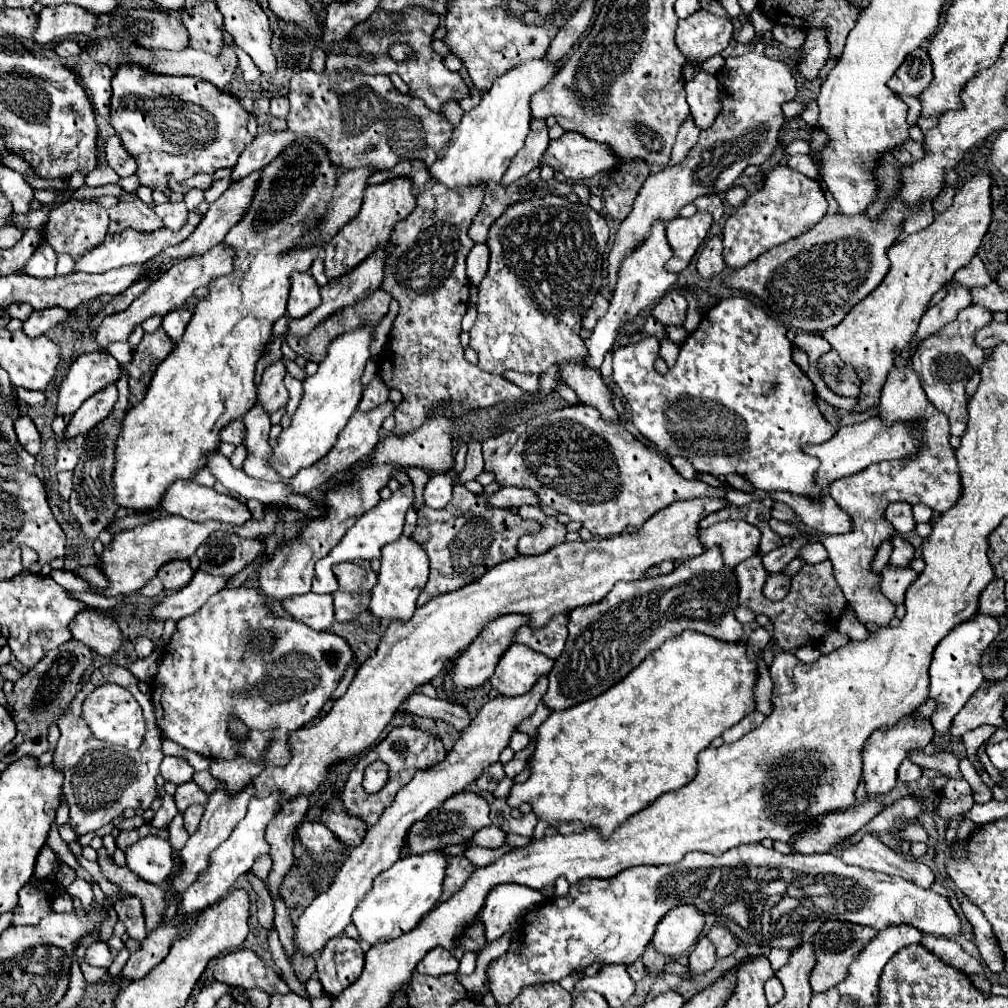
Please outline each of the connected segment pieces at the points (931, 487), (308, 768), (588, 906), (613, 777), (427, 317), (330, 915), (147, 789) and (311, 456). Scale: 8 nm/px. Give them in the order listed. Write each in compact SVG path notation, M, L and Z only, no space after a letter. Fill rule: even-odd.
M894 367L888 373L888 381L880 397L878 417L886 425L904 421L906 425L918 427L920 423L920 431L922 431L920 447L912 455L912 459L876 463L854 475L836 479L830 485L828 491L832 499L852 517L852 531L844 535L822 535L822 545L826 547L828 557L834 565L834 577L848 605L856 611L856 617L860 619L860 623L888 625L890 619L894 617L894 605L876 587L880 583L880 575L870 571L870 563L880 543L892 533L892 525L884 517L884 511L892 501L910 501L912 505L914 503L928 505L940 515L958 501L960 475L954 459L954 449L948 443L948 437L950 437L948 419L942 411L938 411L932 403L928 403L928 397L920 385L920 379L912 369Z
M708 497L676 501L656 511L656 515L652 515L636 533L562 543L542 555L518 555L492 567L476 583L470 583L470 587L438 595L424 607L418 607L408 623L398 623L398 631L392 631L390 647L380 647L374 657L362 663L346 695L332 703L326 717L288 735L292 753L288 765L266 767L254 779L256 795L268 797L272 791L282 791L280 803L298 795L312 795L324 783L334 763L358 757L366 747L372 747L382 729L390 723L402 699L418 685L438 677L446 663L450 663L450 659L462 651L494 617L520 613L530 619L528 625L542 627L556 613L598 603L610 593L614 583L636 581L644 577L646 569L666 559L688 561L698 557L700 549L704 549L698 541L698 523L726 505L726 499Z
M750 843L750 845L740 845L732 851L726 851L720 857L712 857L696 851L696 853L688 853L676 865L632 867L616 875L616 879L608 879L608 883L600 883L600 879L584 879L584 883L576 883L576 887L570 887L570 893L566 897L548 899L542 907L538 907L536 911L530 911L524 917L522 947L514 953L504 953L496 961L492 961L488 971L492 995L496 997L498 1005L510 1005L524 987L540 981L558 981L570 975L574 969L588 967L594 961L632 965L636 959L640 959L646 945L652 941L654 929L660 923L660 919L674 905L680 905L680 903L698 905L700 911L708 915L714 913L720 925L728 927L742 943L764 947L764 949L784 947L792 951L802 941L810 941L818 931L818 925L824 925L826 921L830 921L830 915L840 921L868 925L880 931L892 925L912 925L924 935L936 935L936 937L948 937L948 939L958 937L962 933L962 921L952 909L952 905L948 903L948 899L930 889L916 887L914 883L908 883L900 877L888 877L884 873L874 873L874 871L846 865L834 853L782 855L776 849L766 849L760 843Z
M684 631L680 637L666 641L656 653L648 655L648 659L644 659L644 663L640 663L640 667L636 667L636 671L632 671L626 679L622 679L620 683L616 683L616 687L610 687L608 691L604 691L604 695L596 697L596 699L588 699L588 703L578 703L574 707L568 707L564 711L552 711L550 717L540 725L538 729L538 743L536 743L536 751L532 755L532 759L528 761L528 769L530 769L530 777L526 783L522 785L514 785L510 791L510 797L506 799L506 803L512 809L518 809L522 803L530 803L532 813L548 823L550 827L560 827L564 823L572 823L572 821L580 821L584 827L590 829L598 829L600 835L604 839L608 839L608 835L612 835L612 831L624 823L630 815L638 813L640 809L644 809L648 803L652 803L660 793L668 793L674 789L684 787L694 775L696 775L696 765L698 765L698 753L706 747L710 747L710 743L720 737L726 729L730 729L734 723L738 723L746 713L750 713L754 709L754 699L752 699L752 687L756 683L756 665L746 657L746 643L724 643L712 637L706 637L702 633L696 631Z
M430 183L426 189L418 193L414 211L394 227L394 233L390 237L390 243L394 247L390 249L390 255L386 261L382 289L388 291L394 299L398 299L400 311L394 319L384 353L378 357L378 365L380 365L380 379L390 389L396 387L402 391L402 401L394 411L394 419L396 419L394 433L408 433L420 427L420 423L424 423L424 419L428 417L428 413L438 401L450 399L452 409L456 413L468 413L476 407L486 409L498 403L522 403L532 397L516 383L500 375L496 377L492 373L486 373L478 365L472 365L470 361L466 361L464 349L460 347L460 339L458 339L462 331L460 321L468 305L468 289L470 289L470 279L466 275L466 257L474 247L474 241L468 237L468 229L476 213L480 211L486 189L488 189L488 183L478 183L476 187L464 187L458 191L456 189L448 191L448 187L444 187L442 183Z
M544 677L544 679L540 679L540 683L536 683L536 687L532 687L532 691L528 691L528 695L520 695L520 697L514 697L514 699L508 699L504 695L494 697L492 701L488 701L478 711L478 715L472 719L470 727L460 735L460 739L456 741L452 751L448 751L442 761L434 763L426 771L416 771L412 781L396 793L396 799L384 811L384 815L378 819L378 823L368 827L366 837L362 839L362 843L350 851L346 863L336 873L336 879L330 885L330 889L320 893L308 905L308 909L300 915L300 919L296 923L296 933L294 933L294 939L292 939L294 949L298 953L302 953L302 955L318 953L332 937L344 933L344 929L352 923L354 909L358 907L358 903L372 889L374 877L378 877L384 869L392 867L400 859L400 839L404 839L408 827L416 821L424 819L432 809L442 807L442 803L448 797L452 797L454 793L464 791L492 763L498 761L500 753L508 747L510 737L516 731L516 727L524 719L528 719L534 713L536 705L542 701L544 693L546 693L546 687L548 687L548 679Z
M108 663L100 669L96 669L88 683L78 691L74 701L62 711L62 715L54 721L60 729L60 739L54 751L54 769L64 775L62 793L70 805L70 825L78 835L86 835L90 831L98 831L106 823L114 821L118 815L122 815L126 809L148 809L152 801L156 799L156 775L160 773L160 763L164 759L160 749L160 729L154 719L154 707L148 695L140 693L136 677L122 665ZM106 683L116 683L124 689L128 689L134 699L140 703L146 719L146 735L142 741L142 747L130 751L124 747L114 747L110 743L98 741L88 727L84 725L80 717L80 707L86 695Z
M366 321L360 327L332 339L326 349L326 357L318 363L318 371L302 381L304 393L300 405L292 417L290 427L280 433L278 445L272 449L272 467L282 475L282 479L290 479L296 475L296 471L310 467L334 447L338 433L344 429L352 411L356 411L362 397L364 387L360 379L368 359L372 357L370 343L374 339L376 327L378 325Z

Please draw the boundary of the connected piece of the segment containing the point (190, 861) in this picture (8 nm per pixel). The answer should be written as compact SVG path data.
M248 785L248 789L244 789L244 791L240 791L240 795L228 795L224 789L216 789L216 791L210 795L210 801L208 801L208 805L206 805L206 811L204 811L204 817L202 817L202 821L200 821L198 831L196 831L194 835L190 835L186 847L180 851L180 869L168 879L168 885L170 885L168 889L170 889L170 893L182 897L184 891L186 891L194 881L198 881L198 877L200 877L200 875L208 869L208 865L210 865L210 855L212 855L212 851L214 851L220 843L224 843L224 839L228 839L228 835L232 833L232 829L236 827L236 823L244 817L244 811L246 811L252 795L254 795L252 785Z

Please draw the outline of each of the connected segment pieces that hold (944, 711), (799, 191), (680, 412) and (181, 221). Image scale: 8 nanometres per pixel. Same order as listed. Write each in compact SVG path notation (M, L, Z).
M976 613L972 619L954 627L938 643L934 651L934 663L930 665L930 697L936 697L938 703L938 713L932 717L935 732L948 735L952 717L966 705L966 701L984 683L984 675L976 673L976 659L980 659L982 651L994 641L998 633L1000 633L998 617L988 613Z
M788 165L772 169L764 179L764 189L748 197L748 201L744 201L724 225L722 237L726 265L730 269L740 269L774 245L802 235L826 215L826 209L828 203L818 181L808 179L806 175L790 169Z
M728 297L716 303L704 315L698 329L686 337L678 361L666 377L654 369L660 350L660 342L655 336L616 349L612 377L624 393L638 431L668 455L686 457L696 471L716 477L736 473L750 481L754 489L788 491L812 499L814 503L822 503L824 491L816 483L820 459L806 455L804 445L824 443L834 431L824 423L824 417L816 407L812 381L792 361L792 343L786 333L788 329L780 321L768 317L746 297Z
M162 203L156 205L156 215L164 221L164 225L172 231L180 231L188 223L188 209L186 205L180 203Z

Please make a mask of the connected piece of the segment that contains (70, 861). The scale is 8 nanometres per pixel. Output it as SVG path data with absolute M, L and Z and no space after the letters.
M54 821L51 825L46 843L65 864L76 871L78 877L86 880L89 883L95 882L91 875L78 863L68 845L60 837L56 821Z

